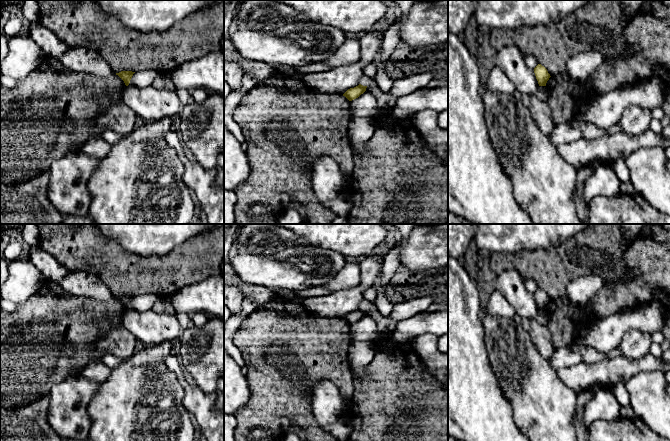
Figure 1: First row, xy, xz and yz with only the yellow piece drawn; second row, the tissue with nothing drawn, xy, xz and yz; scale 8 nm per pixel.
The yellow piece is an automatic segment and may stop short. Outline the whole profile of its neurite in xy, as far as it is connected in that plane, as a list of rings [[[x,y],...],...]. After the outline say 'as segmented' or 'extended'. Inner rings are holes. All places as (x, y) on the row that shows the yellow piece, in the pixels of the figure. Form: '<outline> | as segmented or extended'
[[[121,71],[116,73],[116,75],[118,75],[124,81],[126,86],[128,86],[134,73],[135,72],[132,71]]] | as segmented

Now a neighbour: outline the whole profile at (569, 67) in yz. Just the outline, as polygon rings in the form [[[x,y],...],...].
[[[588,51],[574,55],[566,65],[567,75],[574,81],[583,82],[603,63],[602,51]]]

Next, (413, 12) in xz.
[[[448,0],[417,2],[412,5],[405,19],[398,16],[393,23],[400,24],[400,41],[412,47],[431,46],[448,42]]]

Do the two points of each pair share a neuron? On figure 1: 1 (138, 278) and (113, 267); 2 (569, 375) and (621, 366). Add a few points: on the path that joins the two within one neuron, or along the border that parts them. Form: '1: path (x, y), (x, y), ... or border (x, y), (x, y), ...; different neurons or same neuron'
1: path (132, 274), (119, 270); same neuron
2: path (582, 375), (608, 371); same neuron

